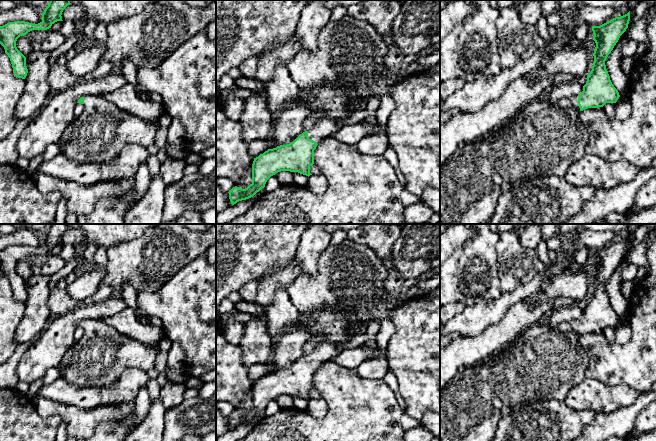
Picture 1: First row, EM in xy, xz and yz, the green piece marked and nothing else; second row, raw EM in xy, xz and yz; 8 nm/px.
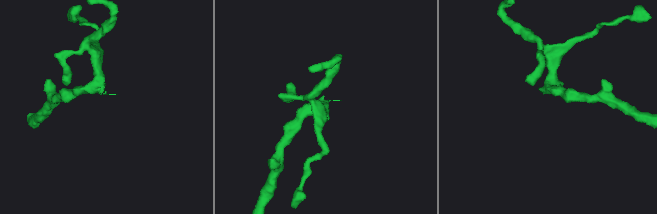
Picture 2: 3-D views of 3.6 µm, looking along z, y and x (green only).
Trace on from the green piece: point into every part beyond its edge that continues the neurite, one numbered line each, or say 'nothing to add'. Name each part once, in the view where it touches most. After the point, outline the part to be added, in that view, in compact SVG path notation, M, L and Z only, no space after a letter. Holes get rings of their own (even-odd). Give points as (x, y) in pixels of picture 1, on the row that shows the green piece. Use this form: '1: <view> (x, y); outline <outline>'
1: xz (338, 104); outline M323 85L309 93L301 94L296 104L307 107L311 113L327 114L308 131L309 139L317 144L330 138L344 126L344 120L355 110L355 100L351 95L342 88L332 85Z

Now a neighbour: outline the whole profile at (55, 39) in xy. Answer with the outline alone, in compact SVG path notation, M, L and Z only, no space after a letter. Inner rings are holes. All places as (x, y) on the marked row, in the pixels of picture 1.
M51 31L50 34L42 42L41 50L51 53L56 48L61 46L65 39L66 38L60 33L60 31Z

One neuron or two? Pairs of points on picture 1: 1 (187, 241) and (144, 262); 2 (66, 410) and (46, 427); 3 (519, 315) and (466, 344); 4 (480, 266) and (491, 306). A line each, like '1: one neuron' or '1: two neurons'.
1: one neuron
2: two neurons
3: one neuron
4: two neurons

